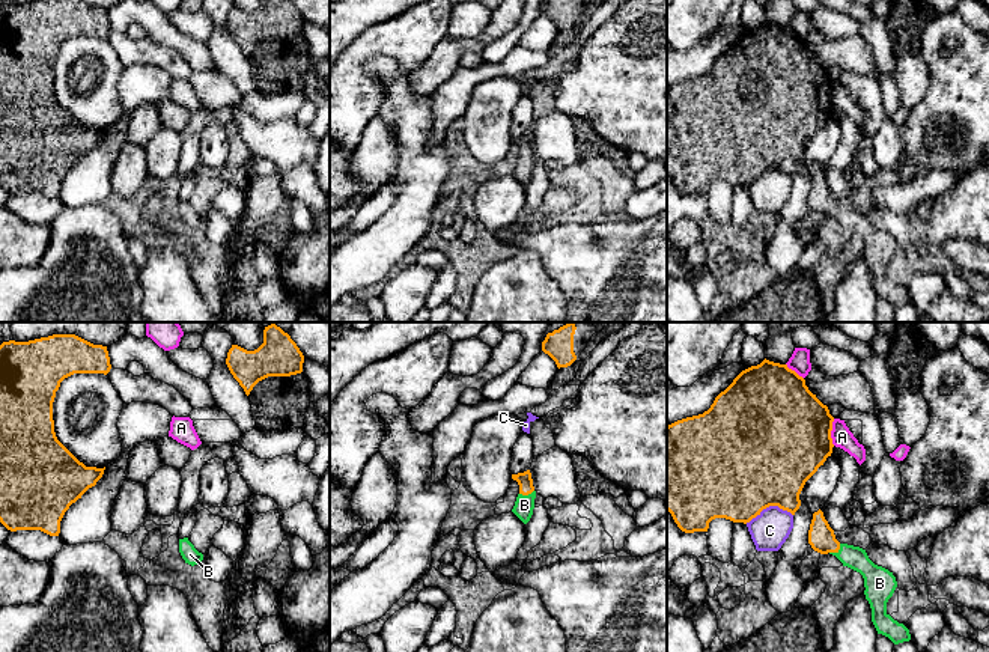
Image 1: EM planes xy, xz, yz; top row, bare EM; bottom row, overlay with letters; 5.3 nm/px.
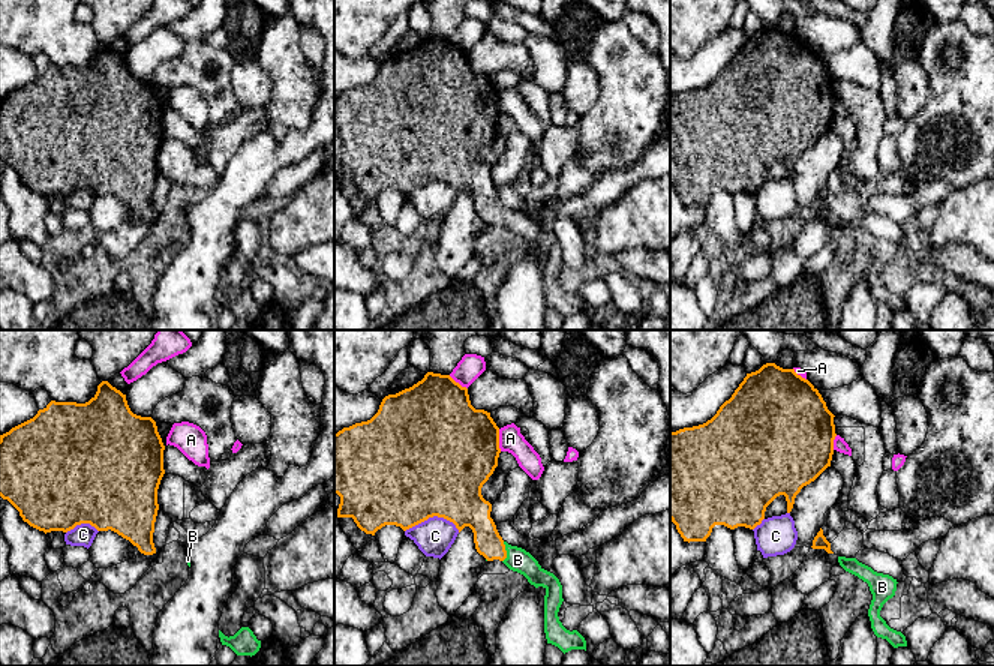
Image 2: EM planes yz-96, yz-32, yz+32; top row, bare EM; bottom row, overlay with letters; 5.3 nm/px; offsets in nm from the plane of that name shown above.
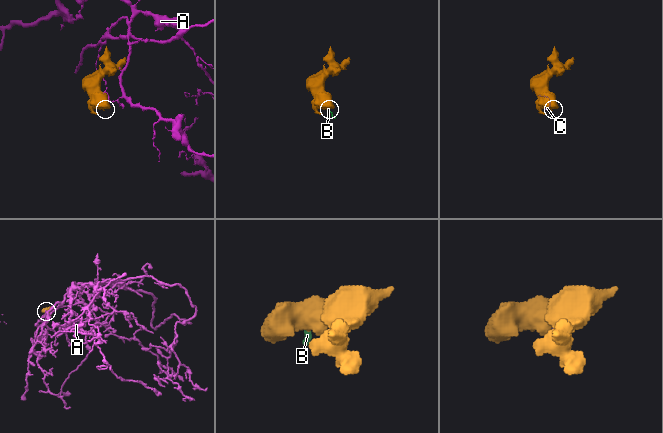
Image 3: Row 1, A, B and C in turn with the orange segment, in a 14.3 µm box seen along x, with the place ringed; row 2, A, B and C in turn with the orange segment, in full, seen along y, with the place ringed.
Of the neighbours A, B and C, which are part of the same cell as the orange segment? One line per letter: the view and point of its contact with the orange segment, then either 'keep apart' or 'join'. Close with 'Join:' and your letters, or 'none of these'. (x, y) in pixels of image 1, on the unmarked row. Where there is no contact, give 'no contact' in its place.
A: yz (830, 95) | keep apart
B: yz (836, 214) | join
C: yz (768, 169) | keep apart
Join: B

